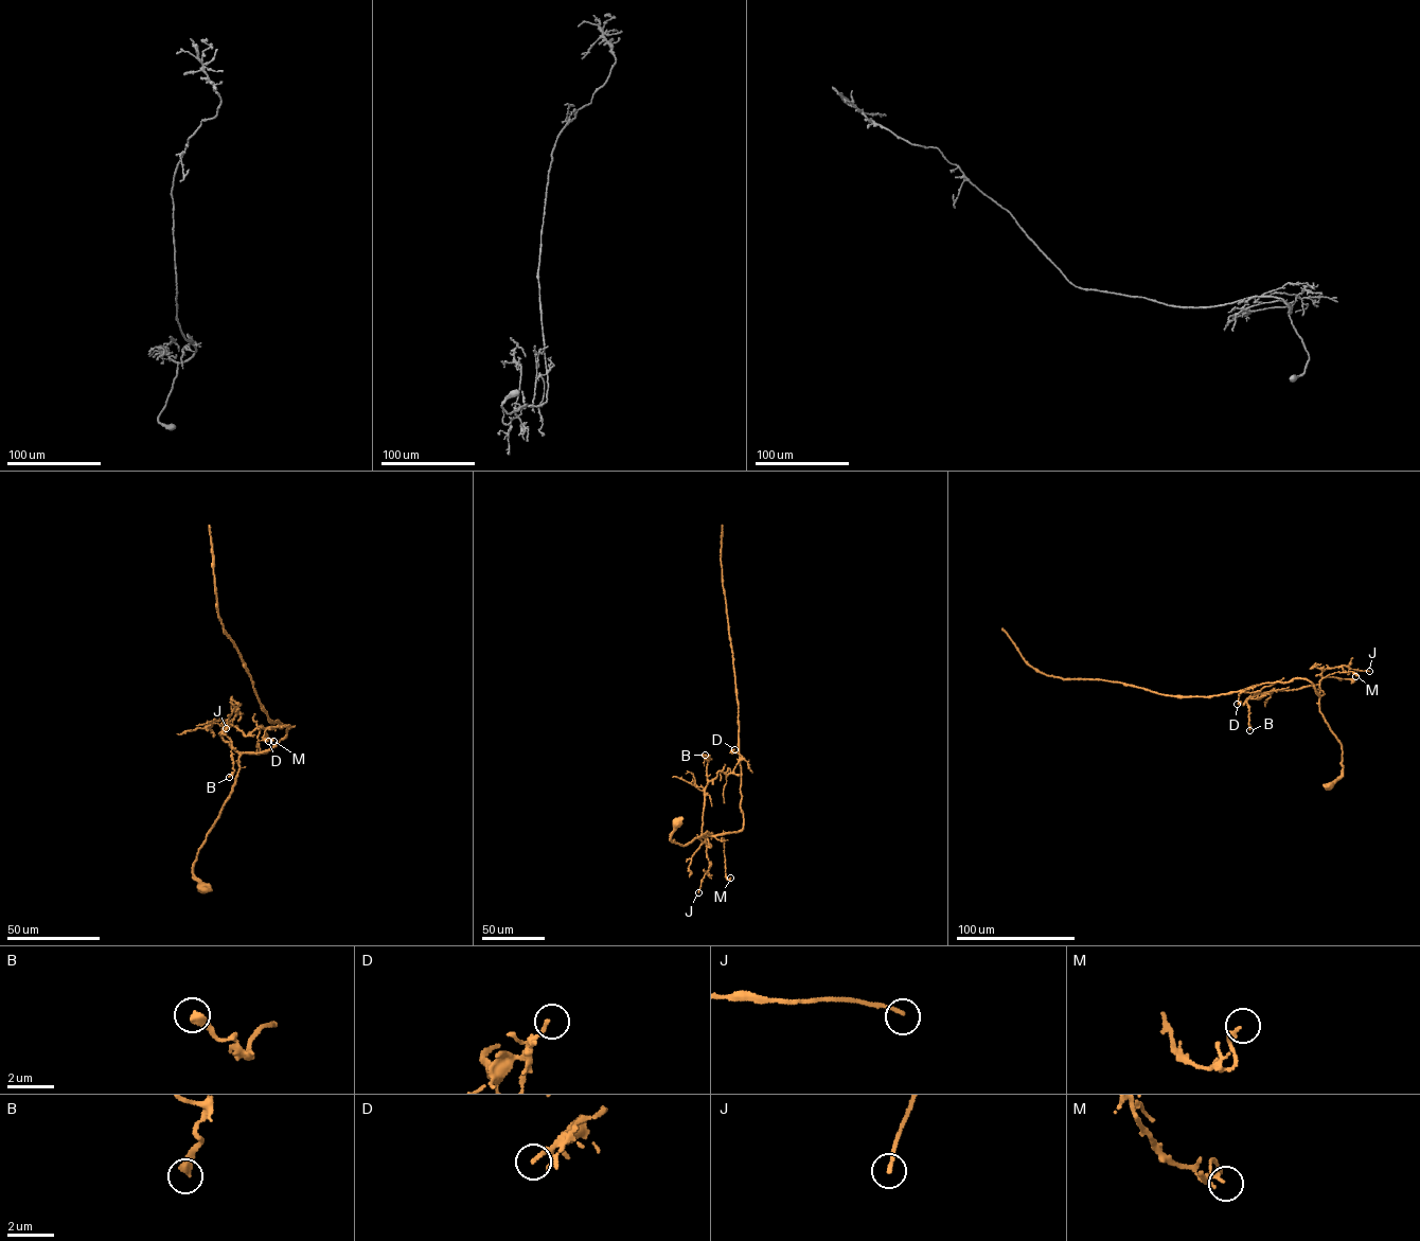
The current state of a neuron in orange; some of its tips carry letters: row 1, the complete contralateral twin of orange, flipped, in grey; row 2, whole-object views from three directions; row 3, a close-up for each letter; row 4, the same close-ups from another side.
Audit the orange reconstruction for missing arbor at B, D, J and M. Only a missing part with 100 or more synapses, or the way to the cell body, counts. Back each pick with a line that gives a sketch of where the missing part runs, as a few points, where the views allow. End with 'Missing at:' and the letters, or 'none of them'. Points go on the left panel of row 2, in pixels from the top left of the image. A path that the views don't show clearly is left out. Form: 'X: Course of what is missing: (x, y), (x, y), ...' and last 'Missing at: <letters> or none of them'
Missing at: none of them

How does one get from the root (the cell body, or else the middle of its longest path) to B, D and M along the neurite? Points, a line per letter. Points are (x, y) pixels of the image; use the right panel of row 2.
B: (1329, 785), (1342, 775), (1342, 745), (1319, 710), (1317, 685), (1250, 697), (1246, 702), (1249, 730)
D: (1329, 785), (1342, 775), (1342, 745), (1319, 710), (1317, 685), (1258, 699), (1259, 691), (1242, 692), (1237, 704)
M: (1329, 785), (1342, 775), (1342, 745), (1319, 710), (1324, 694), (1319, 681), (1336, 672), (1351, 671), (1355, 676)

